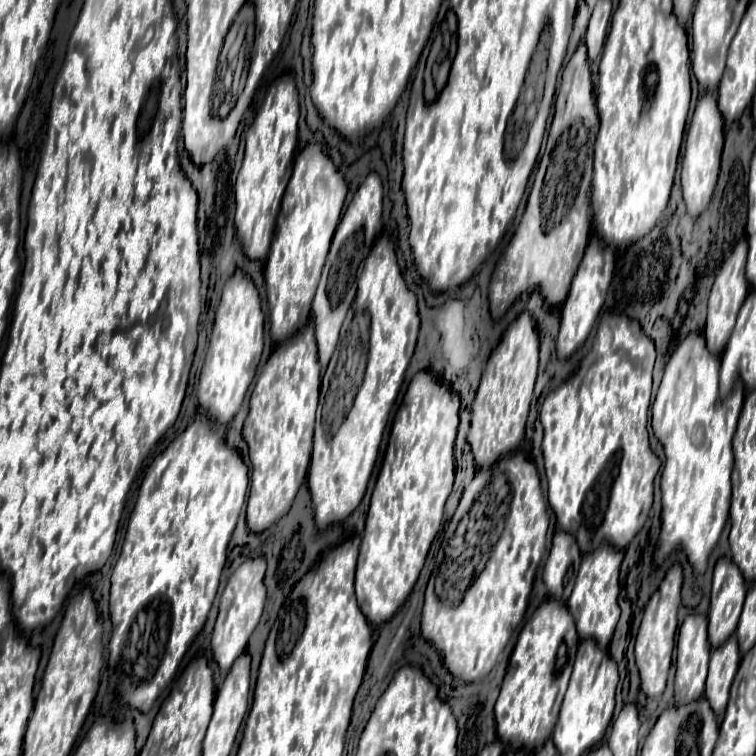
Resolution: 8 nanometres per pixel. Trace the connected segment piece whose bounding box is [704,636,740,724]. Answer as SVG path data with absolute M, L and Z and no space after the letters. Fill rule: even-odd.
M732 636L724 646L712 650L710 672L706 680L706 692L704 692L704 698L708 700L710 708L718 716L718 724L722 722L722 716L726 712L728 692L738 666L740 666L740 652L738 652L738 642Z

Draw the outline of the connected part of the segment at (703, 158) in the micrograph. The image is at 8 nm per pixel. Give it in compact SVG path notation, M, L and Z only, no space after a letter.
M704 94L696 104L696 112L686 136L686 150L682 162L682 192L688 216L692 220L696 220L712 200L712 192L720 172L722 146L724 146L724 120L720 118L720 110L716 106L716 94Z

